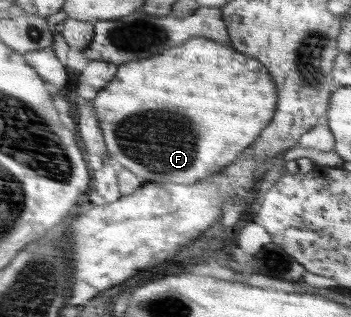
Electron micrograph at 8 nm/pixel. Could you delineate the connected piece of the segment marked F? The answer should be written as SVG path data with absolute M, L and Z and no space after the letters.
M196 37L196 40L190 41L178 46L170 48L168 52L162 52L160 56L142 60L142 62L129 62L122 64L117 68L115 79L108 86L100 89L93 100L94 110L98 116L99 127L103 132L105 146L108 146L108 152L112 158L116 158L124 168L128 168L130 172L134 172L136 176L144 178L146 182L172 182L172 184L196 184L208 176L218 174L220 170L224 170L230 163L234 162L237 157L244 152L246 148L251 147L250 144L260 136L260 132L264 126L272 120L276 110L277 92L276 85L270 77L268 70L260 64L255 58L246 56L232 46L226 47L217 41L206 38Z

